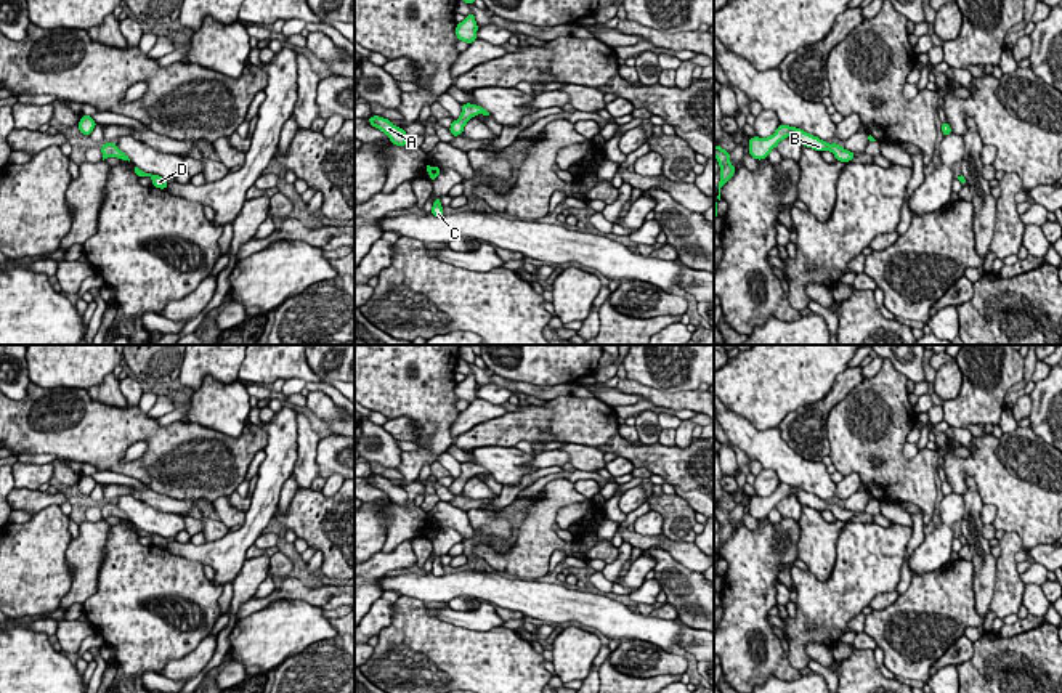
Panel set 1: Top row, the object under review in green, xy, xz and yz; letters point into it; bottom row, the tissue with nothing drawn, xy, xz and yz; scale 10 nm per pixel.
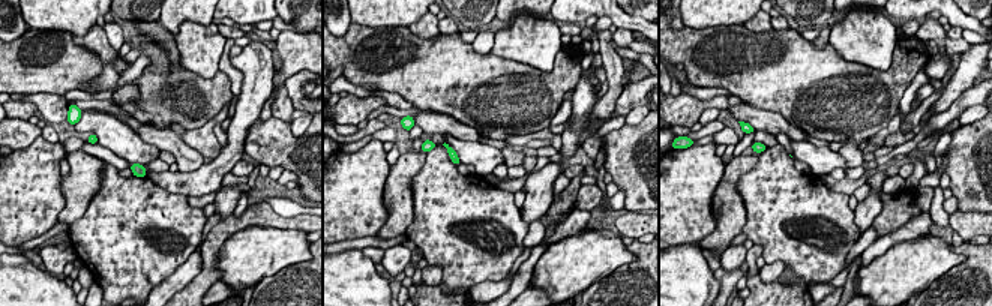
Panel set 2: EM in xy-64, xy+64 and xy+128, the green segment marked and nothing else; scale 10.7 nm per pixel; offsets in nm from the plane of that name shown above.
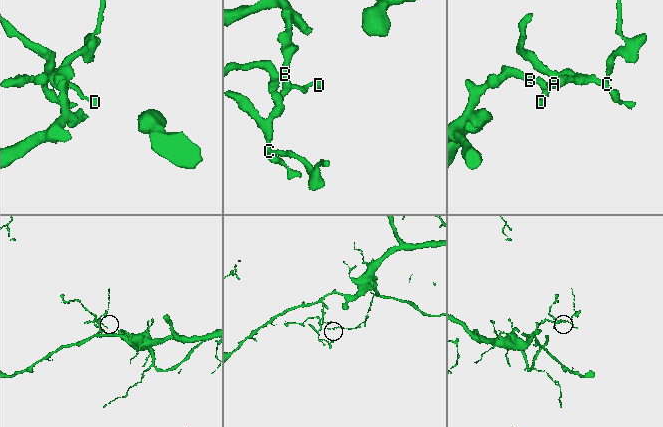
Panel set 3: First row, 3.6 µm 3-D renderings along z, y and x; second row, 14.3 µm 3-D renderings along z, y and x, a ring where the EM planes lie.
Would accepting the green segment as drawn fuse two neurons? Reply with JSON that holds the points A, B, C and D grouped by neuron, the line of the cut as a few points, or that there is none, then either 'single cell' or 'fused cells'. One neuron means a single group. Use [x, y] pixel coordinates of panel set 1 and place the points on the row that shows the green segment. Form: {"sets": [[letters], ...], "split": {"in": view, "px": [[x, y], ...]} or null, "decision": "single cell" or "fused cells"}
{"sets": [["A", "B", "C", "D"]], "split": null, "decision": "single cell"}

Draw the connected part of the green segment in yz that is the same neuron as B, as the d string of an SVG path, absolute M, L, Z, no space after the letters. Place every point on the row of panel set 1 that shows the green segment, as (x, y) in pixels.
M780 124L775 133L768 138L759 136L749 138L749 156L757 160L767 159L770 151L776 148L781 140L792 135L797 136L797 141L802 146L809 146L818 152L831 151L834 157L841 162L850 162L853 157L857 157L855 152L845 151L844 148L839 146L839 143L828 144L826 141L804 132L802 128L789 127L784 124Z

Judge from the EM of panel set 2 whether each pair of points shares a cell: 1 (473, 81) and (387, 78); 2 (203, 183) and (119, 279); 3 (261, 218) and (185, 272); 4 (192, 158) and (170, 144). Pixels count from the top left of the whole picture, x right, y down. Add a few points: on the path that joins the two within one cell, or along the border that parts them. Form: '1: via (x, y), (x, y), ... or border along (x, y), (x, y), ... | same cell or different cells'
1: via (452, 78), (408, 78) | same cell
2: border along (153, 182), (171, 192), (188, 195) | different cells
3: border along (201, 252), (201, 270), (182, 290) | different cells
4: via (186, 156), (176, 146) | same cell

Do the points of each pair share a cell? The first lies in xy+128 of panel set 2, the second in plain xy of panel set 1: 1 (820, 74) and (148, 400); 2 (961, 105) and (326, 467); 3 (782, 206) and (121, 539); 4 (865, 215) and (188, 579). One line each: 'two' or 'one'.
1: two
2: one
3: one
4: two

